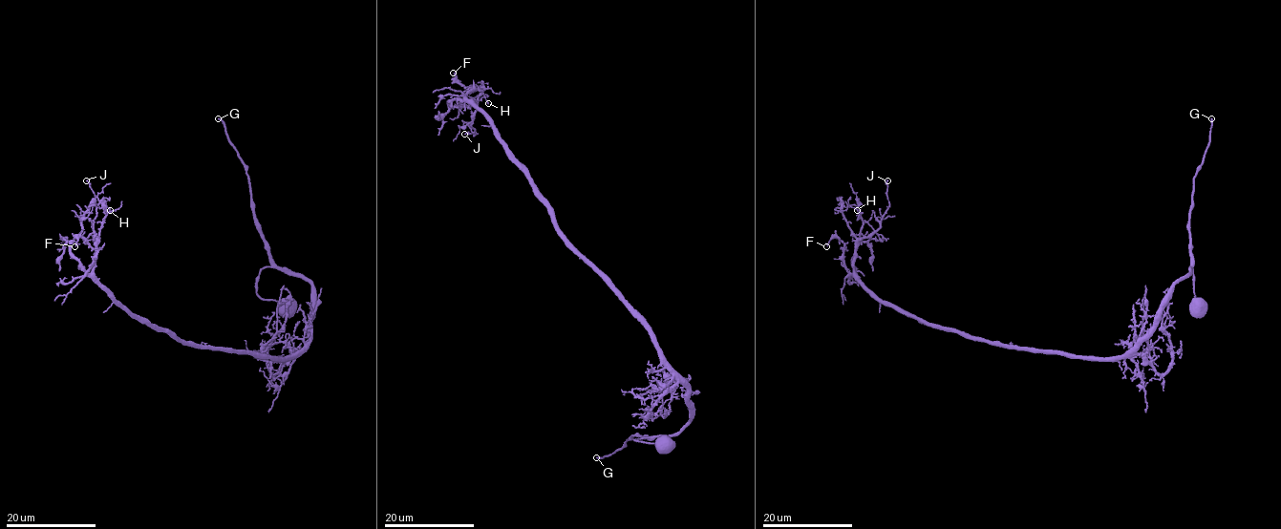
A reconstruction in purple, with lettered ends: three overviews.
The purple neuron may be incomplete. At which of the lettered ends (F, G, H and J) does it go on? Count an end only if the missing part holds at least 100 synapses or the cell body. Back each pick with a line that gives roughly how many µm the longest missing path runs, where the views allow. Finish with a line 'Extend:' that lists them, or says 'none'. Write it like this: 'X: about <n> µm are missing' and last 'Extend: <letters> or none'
G: about 250 µm are missing
Extend: G

